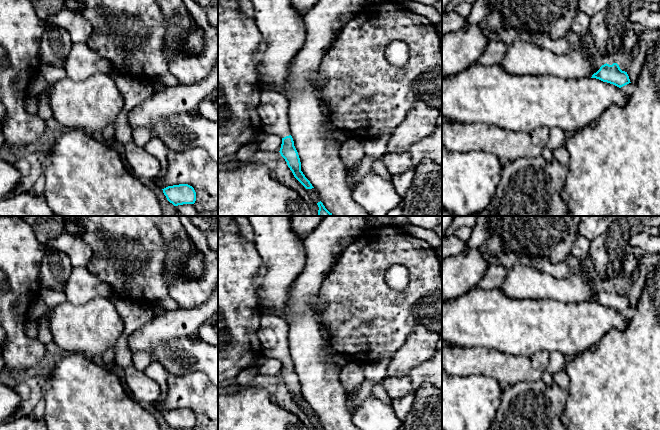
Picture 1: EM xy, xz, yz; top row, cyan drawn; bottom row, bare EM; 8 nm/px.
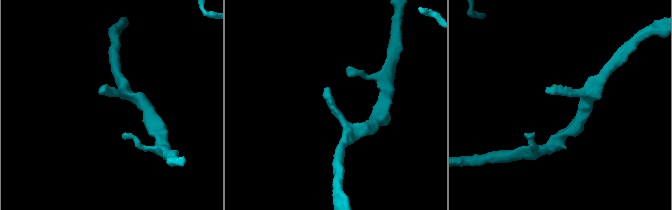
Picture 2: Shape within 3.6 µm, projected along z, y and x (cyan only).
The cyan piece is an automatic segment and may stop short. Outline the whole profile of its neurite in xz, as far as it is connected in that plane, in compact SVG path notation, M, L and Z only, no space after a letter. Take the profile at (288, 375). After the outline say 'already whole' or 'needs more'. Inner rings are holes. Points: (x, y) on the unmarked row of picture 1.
M262 312L257 330L262 353L267 358L276 358L282 362L280 378L287 386L294 401L306 412L314 412L301 395L301 386L294 365L290 359L288 345L288 324L278 316Z; needs more

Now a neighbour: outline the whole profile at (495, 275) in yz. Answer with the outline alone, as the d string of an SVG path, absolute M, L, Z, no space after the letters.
M491 265L478 283L482 289L492 290L499 288L504 282L508 269L502 265Z

